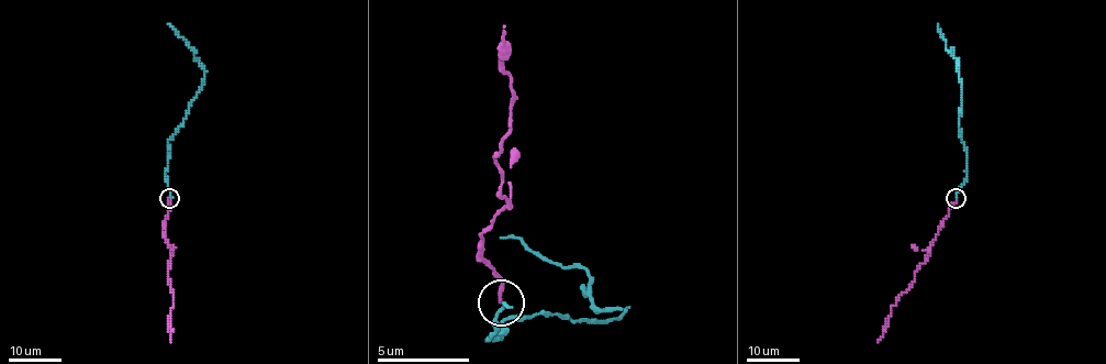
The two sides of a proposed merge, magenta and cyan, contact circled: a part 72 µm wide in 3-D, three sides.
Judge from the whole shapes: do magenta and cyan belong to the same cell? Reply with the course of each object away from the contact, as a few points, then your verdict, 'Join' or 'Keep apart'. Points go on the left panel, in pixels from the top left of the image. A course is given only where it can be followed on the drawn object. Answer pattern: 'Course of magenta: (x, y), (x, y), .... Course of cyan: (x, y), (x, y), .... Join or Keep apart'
Course of magenta: (169, 198), (165, 239), (171, 251), (167, 272), (172, 290), (171, 341). Course of cyan: (169, 197), (166, 178), (168, 140), (186, 118), (205, 70), (192, 48), (168, 24). Join

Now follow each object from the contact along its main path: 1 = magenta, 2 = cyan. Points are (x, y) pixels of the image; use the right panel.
1: (956, 198), (925, 261), (915, 272), (913, 284), (891, 307), (887, 327), (877, 341)
2: (956, 197), (967, 178), (967, 146), (960, 118), (961, 84), (958, 59), (947, 48), (937, 24)

